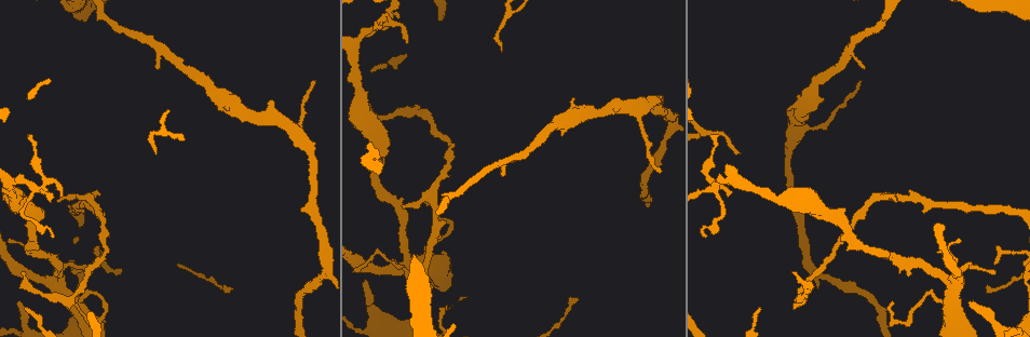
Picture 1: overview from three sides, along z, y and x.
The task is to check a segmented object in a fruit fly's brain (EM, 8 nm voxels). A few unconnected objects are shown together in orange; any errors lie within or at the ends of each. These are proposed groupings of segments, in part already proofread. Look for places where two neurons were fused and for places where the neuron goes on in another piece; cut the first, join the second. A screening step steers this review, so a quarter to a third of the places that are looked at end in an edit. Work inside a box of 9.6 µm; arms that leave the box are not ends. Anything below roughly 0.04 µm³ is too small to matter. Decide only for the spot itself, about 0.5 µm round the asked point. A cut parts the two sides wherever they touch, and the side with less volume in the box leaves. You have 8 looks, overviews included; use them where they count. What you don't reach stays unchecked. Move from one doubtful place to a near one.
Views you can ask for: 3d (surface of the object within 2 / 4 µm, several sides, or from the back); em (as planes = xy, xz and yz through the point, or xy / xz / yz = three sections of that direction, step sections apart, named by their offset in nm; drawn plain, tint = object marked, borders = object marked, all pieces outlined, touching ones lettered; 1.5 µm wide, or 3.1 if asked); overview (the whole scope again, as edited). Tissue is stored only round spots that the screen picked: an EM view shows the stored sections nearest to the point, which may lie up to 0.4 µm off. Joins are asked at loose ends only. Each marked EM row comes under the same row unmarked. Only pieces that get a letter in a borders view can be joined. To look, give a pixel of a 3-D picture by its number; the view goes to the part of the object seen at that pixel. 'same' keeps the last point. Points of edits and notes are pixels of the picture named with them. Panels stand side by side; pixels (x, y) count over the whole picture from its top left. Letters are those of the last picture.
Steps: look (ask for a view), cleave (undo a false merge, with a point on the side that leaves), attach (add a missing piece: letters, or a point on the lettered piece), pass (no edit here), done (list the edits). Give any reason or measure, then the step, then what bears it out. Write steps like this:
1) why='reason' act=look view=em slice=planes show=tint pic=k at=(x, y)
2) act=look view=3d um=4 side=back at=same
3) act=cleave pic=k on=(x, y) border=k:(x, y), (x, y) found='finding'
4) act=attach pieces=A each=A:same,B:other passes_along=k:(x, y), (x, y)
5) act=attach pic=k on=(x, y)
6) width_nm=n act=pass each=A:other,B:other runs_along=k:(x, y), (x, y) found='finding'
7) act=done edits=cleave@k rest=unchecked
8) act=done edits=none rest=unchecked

why='an open end' act=look view=em um=3.1 slice=xy step=8 show=tint pic=1 at=(895, 200)

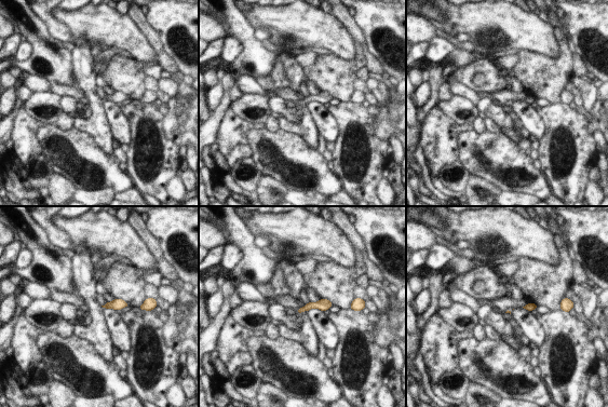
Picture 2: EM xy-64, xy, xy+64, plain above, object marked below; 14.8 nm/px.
act=look view=em um=3.1 slice=planes show=borders at=same

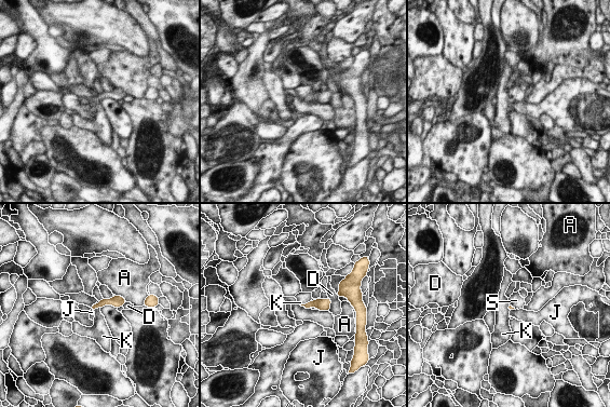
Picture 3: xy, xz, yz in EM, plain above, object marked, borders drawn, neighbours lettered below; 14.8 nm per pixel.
act=pass each=A:other,D:other,J:other,K:other,S:other border=3:(317, 309), (328, 311) found='no lettered piece goes on from it'

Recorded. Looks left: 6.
why='branch stops here' act=look view=3d um=4 pic=1 at=(892, 303)

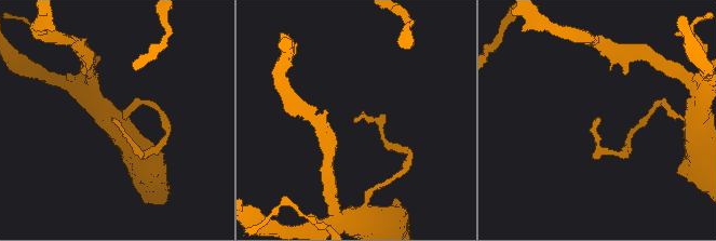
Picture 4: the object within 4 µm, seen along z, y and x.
why='shape alone is not enough' act=look view=em slice=planes show=borders pic=4 at=(353, 121)

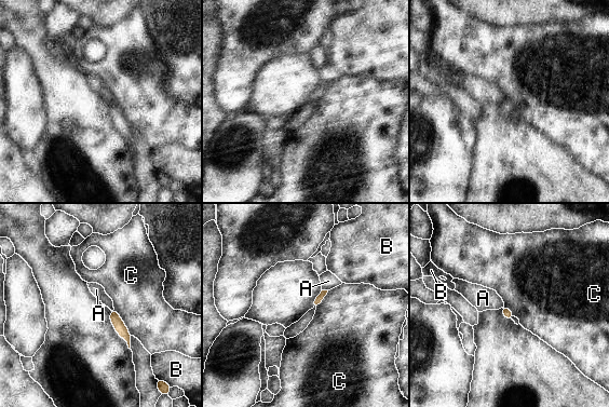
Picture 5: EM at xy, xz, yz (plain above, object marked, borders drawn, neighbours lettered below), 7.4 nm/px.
act=pass each=A:other,B:other,C:other border=5:(113, 309), (131, 335) found='none of them fits'

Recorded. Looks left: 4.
why='branch stops here' act=look view=3d um=2 pic=1 at=(18, 302)

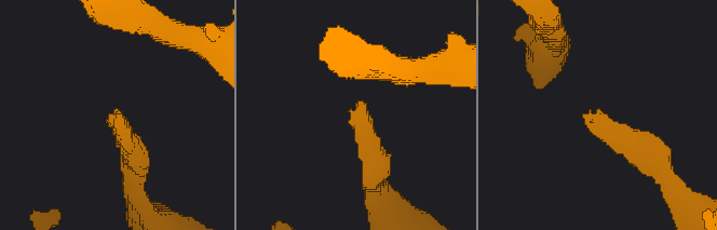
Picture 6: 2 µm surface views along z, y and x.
act=look view=em slice=planes show=borders pic=6 at=(114, 115)

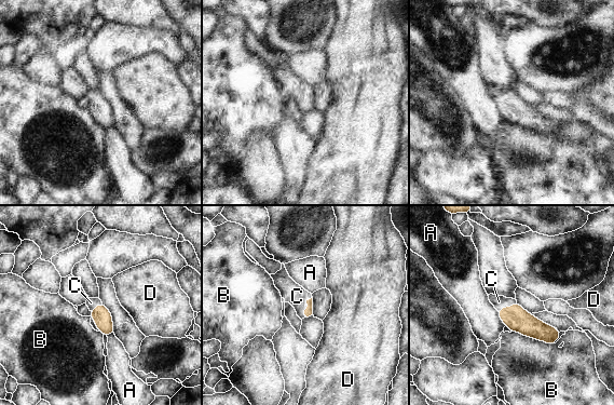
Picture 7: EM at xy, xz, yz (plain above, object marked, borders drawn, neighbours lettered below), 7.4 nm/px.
act=attach pic=7 on=(292, 293) each=A:other,B:other,C:same,D:other found='the neuron continues'

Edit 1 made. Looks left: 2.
act=done edits=attach@7 rest=unchecked

